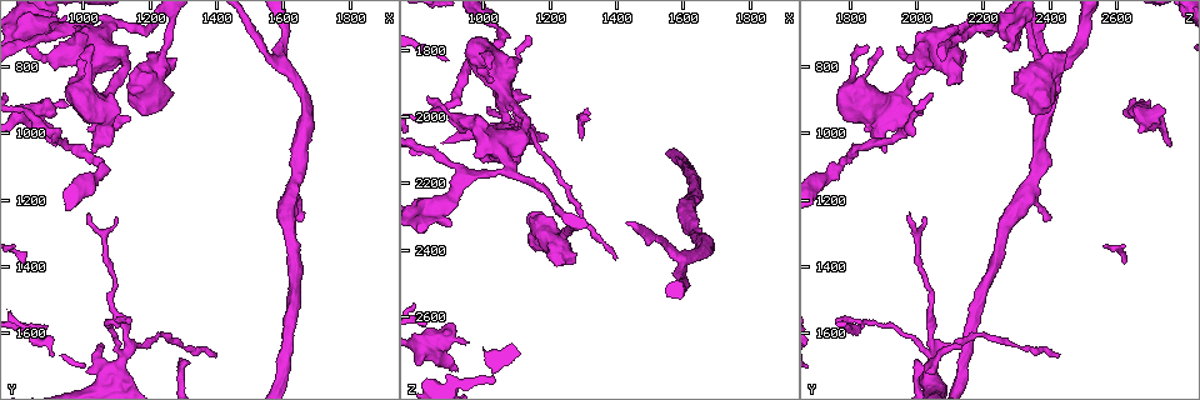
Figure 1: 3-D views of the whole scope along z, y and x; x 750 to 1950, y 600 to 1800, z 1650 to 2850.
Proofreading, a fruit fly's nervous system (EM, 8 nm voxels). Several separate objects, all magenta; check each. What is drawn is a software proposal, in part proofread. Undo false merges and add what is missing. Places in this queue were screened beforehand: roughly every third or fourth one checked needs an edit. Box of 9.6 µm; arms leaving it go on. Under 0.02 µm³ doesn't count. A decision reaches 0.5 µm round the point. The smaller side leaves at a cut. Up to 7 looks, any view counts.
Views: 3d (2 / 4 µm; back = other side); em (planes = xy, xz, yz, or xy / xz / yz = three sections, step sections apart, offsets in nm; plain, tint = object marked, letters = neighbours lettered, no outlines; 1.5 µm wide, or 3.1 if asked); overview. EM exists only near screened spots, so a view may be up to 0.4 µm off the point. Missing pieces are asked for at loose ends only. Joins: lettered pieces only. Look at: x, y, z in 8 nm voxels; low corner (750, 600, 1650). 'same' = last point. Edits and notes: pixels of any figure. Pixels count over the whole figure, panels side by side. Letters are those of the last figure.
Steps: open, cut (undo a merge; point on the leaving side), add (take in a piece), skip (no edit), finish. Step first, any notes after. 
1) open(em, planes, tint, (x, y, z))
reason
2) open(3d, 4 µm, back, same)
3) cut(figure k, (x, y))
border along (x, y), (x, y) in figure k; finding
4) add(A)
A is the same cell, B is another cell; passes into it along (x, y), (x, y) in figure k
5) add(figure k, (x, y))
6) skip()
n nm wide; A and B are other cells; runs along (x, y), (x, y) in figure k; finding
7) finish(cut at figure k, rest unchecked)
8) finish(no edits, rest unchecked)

open(3d, 4 µm, (1100, 1250, 2020))
an open end

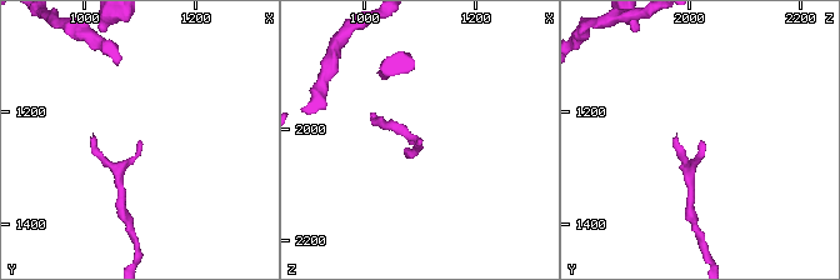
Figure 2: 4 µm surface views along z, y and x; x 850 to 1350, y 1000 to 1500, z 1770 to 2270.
open(em, xy, step 8, letters, (1100, 1255, 2025))
now the EM

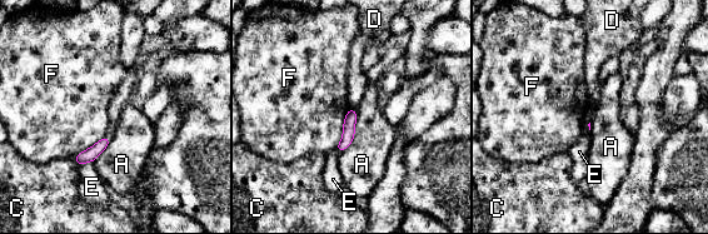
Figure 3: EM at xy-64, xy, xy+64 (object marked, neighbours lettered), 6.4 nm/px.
skip()
A, C, D, E and F are other cells; border along (355, 109), (354, 138), (342, 153) in figure 3; no lettered piece goes on from it

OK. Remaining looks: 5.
open(em, xz, step 8, letters, (1140, 970, 1940))
branch stops here

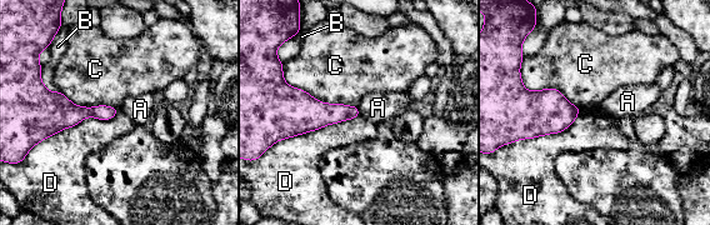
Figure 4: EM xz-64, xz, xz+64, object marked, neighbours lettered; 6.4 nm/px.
open(em, planes, letters, same)

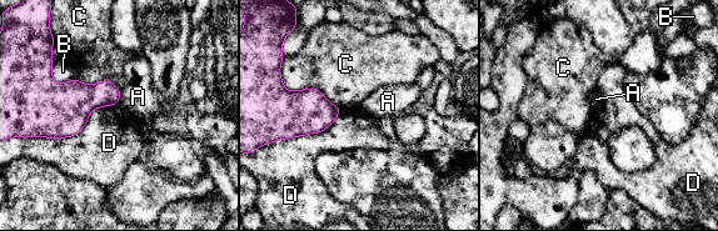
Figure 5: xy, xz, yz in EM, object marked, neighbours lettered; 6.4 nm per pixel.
skip()
A, B, C and D are other cells; border along (116, 104), (36, 137) in figure 5; no lettered piece goes on from it

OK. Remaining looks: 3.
open(em, 3.1 µm, planes, tint, (1590, 790, 2430))
three arms meet

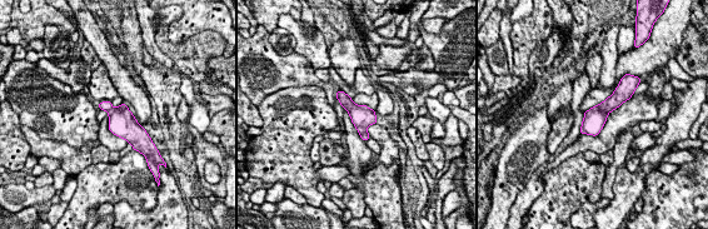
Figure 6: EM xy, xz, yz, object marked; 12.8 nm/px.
open(em, 3.1 µm, planes, letters, same)
see the neighbours

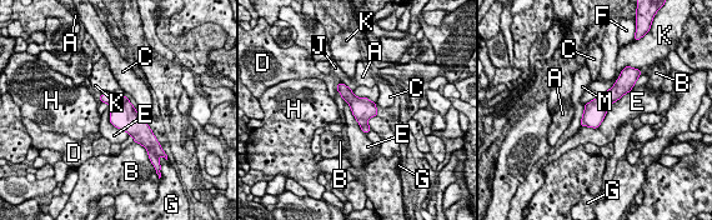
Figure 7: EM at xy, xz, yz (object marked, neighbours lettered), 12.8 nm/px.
skip()
280 nm wide; A, B, C, D, E, F, G, H, J, K and M are other cells; border along (631, 89), (597, 126), (582, 126) in figure 7; continuous, no second neuron

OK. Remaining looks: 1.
finish(no edits, rest unchecked)

